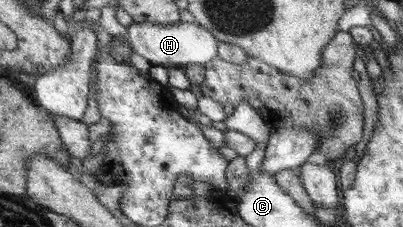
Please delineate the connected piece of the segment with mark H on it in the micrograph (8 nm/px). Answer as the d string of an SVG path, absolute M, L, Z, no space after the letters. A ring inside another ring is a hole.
M181 21L174 24L137 22L128 26L126 36L132 50L141 54L152 65L183 68L187 64L207 64L218 56L219 40L197 22Z

